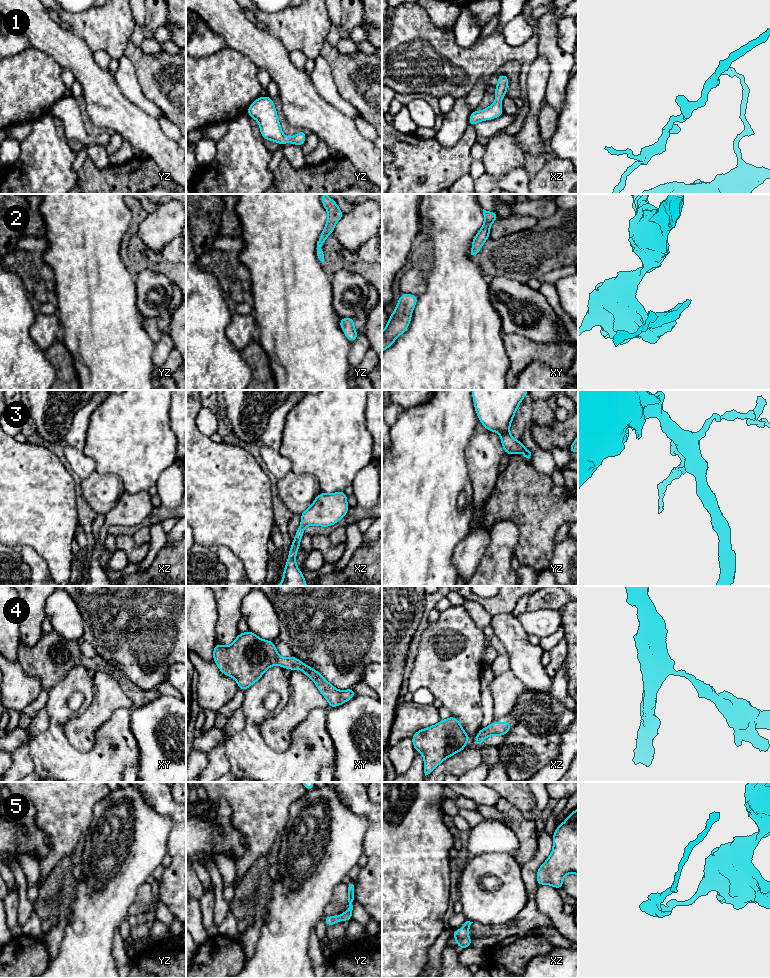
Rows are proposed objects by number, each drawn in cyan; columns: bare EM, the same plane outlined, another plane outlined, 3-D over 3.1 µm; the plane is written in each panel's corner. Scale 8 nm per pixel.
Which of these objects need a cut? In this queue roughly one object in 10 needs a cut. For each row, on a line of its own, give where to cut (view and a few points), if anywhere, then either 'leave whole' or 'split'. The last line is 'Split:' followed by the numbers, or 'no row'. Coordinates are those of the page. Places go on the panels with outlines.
1: no cut; leave whole
2: no cut; leave whole
3: no cut; leave whole
4: no cut; leave whole
5: no cut; leave whole
Split: no row

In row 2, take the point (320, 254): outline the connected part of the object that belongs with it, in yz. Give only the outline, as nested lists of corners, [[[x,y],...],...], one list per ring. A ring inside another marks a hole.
[[[327,194],[321,195],[321,202],[325,209],[328,212],[328,220],[326,225],[317,241],[317,256],[319,260],[323,263],[324,262],[324,254],[321,246],[324,246],[326,238],[333,234],[335,224],[343,217],[344,213],[339,209],[337,203],[328,197]]]

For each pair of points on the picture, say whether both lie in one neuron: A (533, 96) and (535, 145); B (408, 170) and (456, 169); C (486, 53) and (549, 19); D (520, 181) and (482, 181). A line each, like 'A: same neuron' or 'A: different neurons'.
A: same neuron
B: same neuron
C: different neurons
D: same neuron

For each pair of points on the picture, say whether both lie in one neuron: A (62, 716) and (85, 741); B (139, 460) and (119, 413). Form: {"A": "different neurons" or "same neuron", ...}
{"A": "different neurons", "B": "same neuron"}

